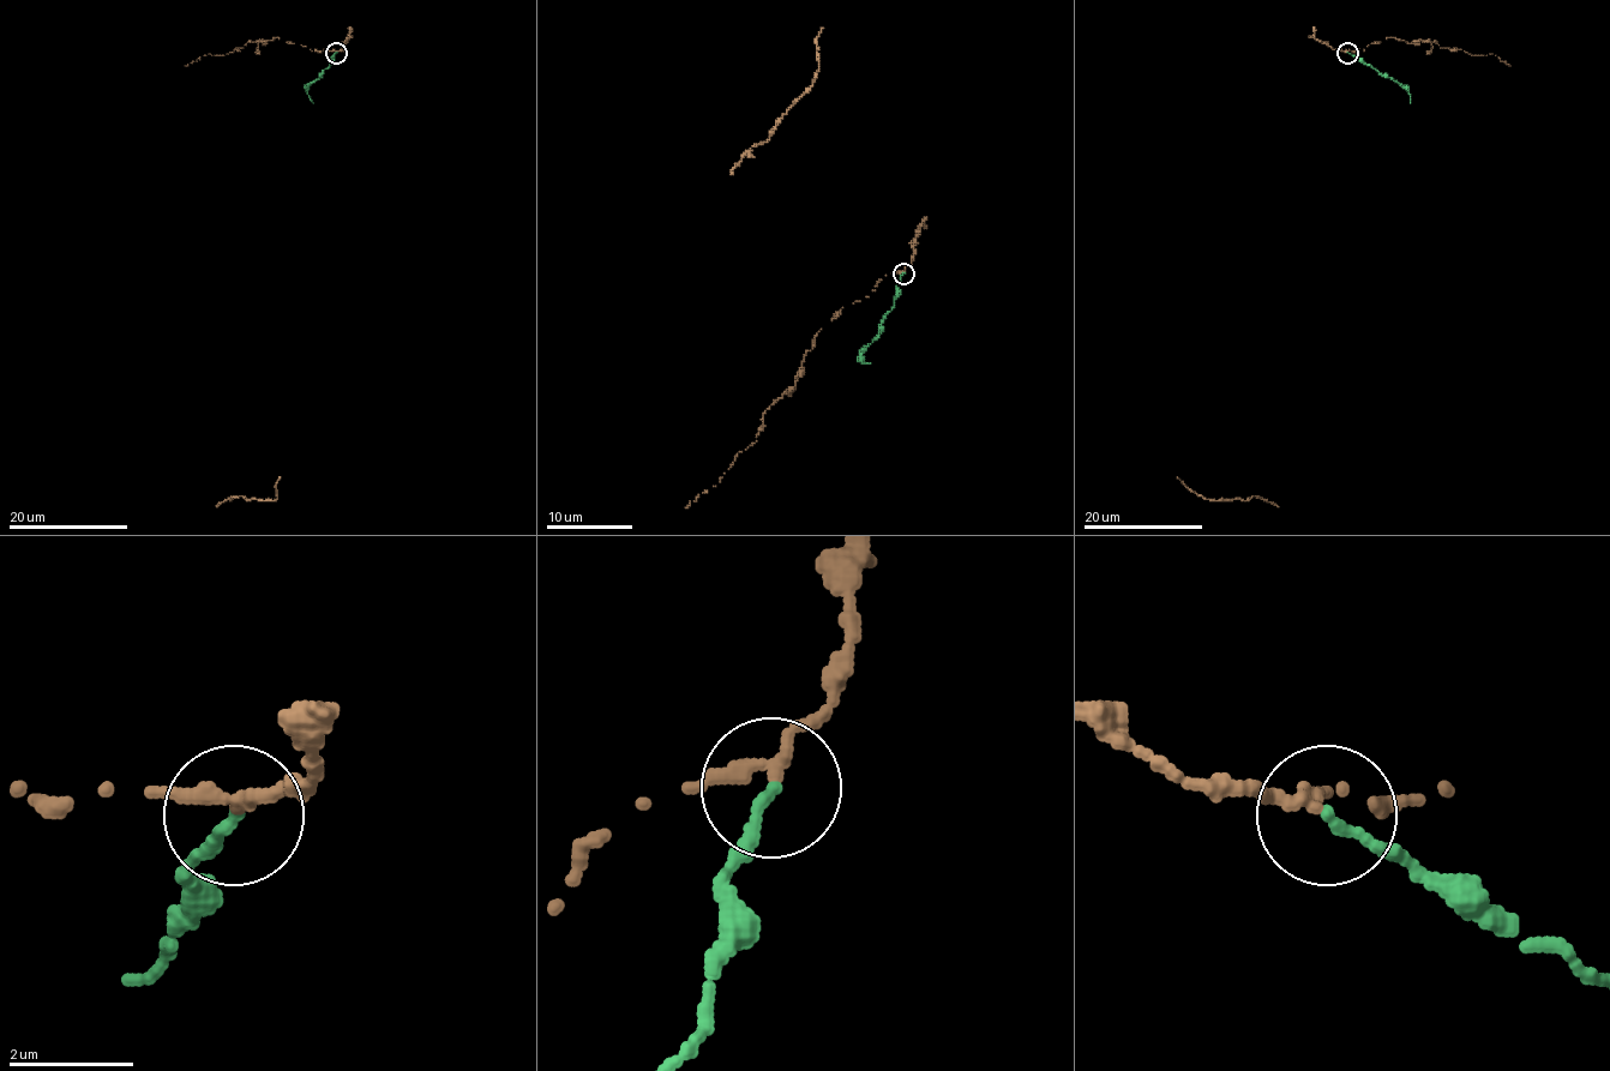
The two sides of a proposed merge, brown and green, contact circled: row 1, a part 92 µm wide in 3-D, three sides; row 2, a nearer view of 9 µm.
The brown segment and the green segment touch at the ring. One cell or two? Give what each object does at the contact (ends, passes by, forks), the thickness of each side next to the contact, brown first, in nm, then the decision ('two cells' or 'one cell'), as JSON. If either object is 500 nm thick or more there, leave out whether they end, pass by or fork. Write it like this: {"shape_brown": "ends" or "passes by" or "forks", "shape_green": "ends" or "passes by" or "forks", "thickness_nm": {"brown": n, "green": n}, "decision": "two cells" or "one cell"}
{"shape_brown": "passes by", "shape_green": "ends", "thickness_nm": {"brown": 220, "green": 180}, "decision": "two cells"}

